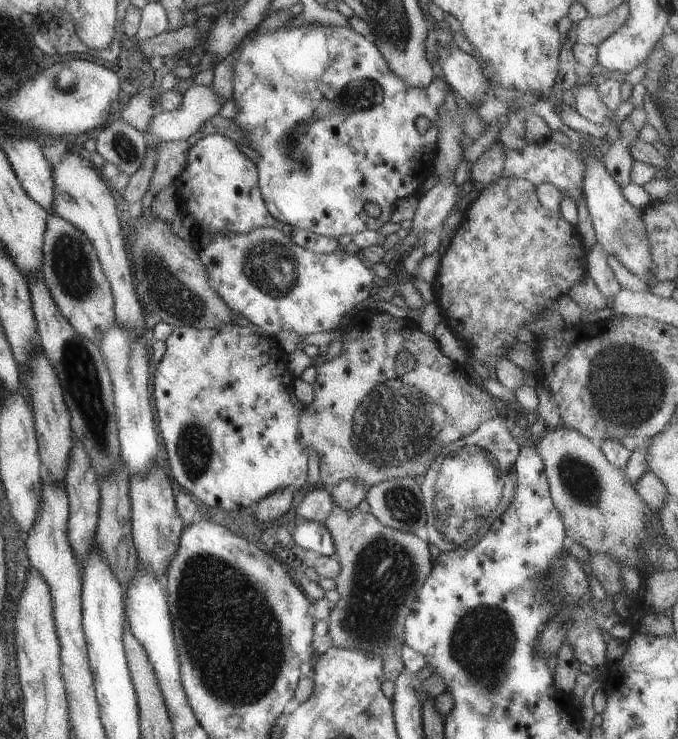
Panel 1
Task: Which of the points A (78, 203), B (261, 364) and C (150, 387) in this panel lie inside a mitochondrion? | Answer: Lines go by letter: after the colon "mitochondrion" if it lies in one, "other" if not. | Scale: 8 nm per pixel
A: other
B: other
C: other

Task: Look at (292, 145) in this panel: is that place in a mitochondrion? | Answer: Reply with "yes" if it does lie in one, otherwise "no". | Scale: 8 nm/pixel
yes

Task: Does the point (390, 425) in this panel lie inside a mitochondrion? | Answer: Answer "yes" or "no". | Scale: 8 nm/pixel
yes

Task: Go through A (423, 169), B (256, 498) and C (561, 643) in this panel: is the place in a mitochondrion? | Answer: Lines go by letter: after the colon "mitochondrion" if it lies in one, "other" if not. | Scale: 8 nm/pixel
A: other
B: other
C: other

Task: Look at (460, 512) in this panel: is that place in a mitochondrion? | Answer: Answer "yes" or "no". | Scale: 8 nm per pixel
yes

